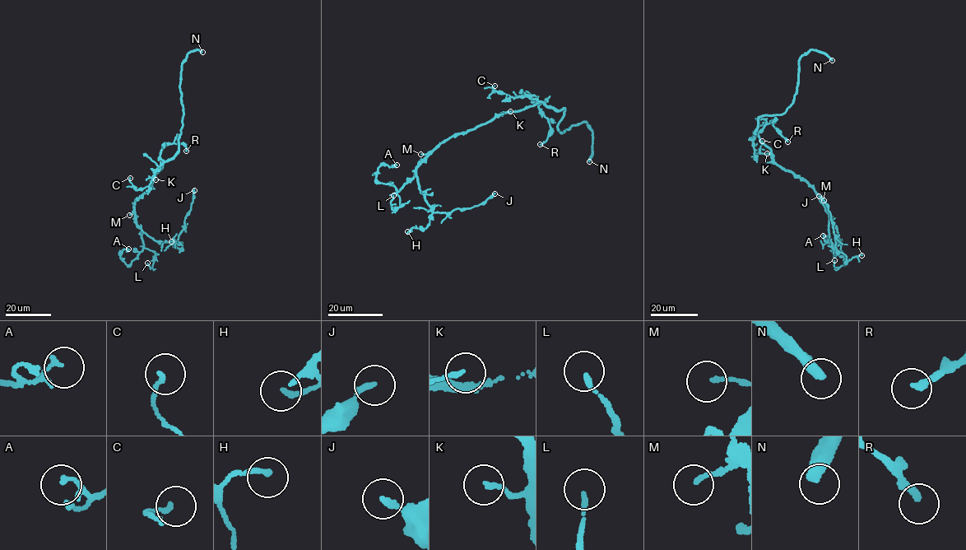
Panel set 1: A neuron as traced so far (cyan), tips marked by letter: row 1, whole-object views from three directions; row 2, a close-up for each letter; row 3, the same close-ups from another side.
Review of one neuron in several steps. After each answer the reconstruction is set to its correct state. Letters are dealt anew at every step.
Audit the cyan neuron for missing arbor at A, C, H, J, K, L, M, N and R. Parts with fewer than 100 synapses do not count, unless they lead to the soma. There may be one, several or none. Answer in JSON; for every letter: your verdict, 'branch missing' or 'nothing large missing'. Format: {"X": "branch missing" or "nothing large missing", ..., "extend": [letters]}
{"A": "nothing large missing", "C": "nothing large missing", "H": "nothing large missing", "J": "nothing large missing", "K": "nothing large missing", "L": "nothing large missing", "M": "nothing large missing", "N": "branch missing", "R": "nothing large missing", "extend": ["N"]}

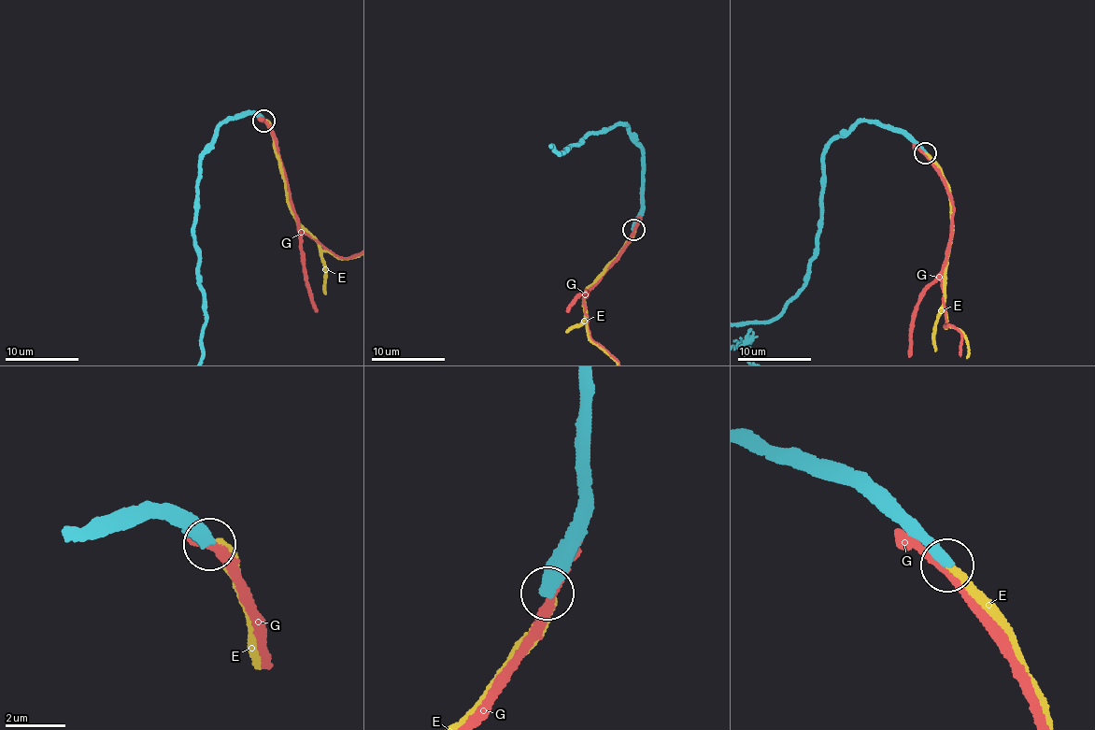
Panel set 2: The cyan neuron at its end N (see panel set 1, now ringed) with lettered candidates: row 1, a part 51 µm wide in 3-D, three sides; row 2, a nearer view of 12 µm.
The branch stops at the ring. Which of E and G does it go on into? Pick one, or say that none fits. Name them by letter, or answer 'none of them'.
none of them

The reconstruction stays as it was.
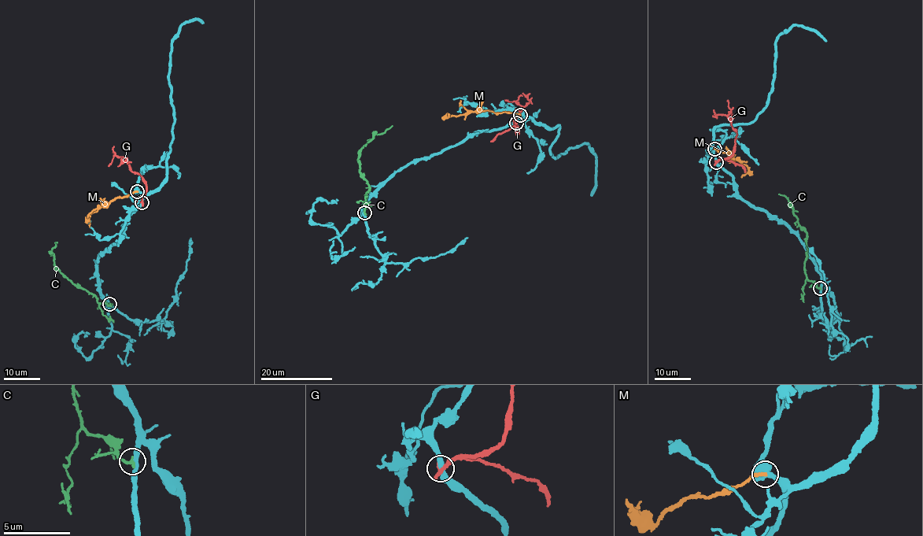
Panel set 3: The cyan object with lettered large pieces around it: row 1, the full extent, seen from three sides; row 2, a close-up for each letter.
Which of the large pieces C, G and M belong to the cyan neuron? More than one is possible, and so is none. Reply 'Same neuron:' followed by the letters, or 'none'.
Same neuron: M

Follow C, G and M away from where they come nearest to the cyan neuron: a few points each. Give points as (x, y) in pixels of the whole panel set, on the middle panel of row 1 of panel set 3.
C: (364, 212), (370, 190), (365, 179), (361, 178), (359, 153), (374, 134), (393, 126)
G: (516, 123), (516, 134), (519, 132), (514, 122), (522, 106), (515, 101), (504, 100)
M: (520, 115), (480, 110), (448, 117), (448, 114)

